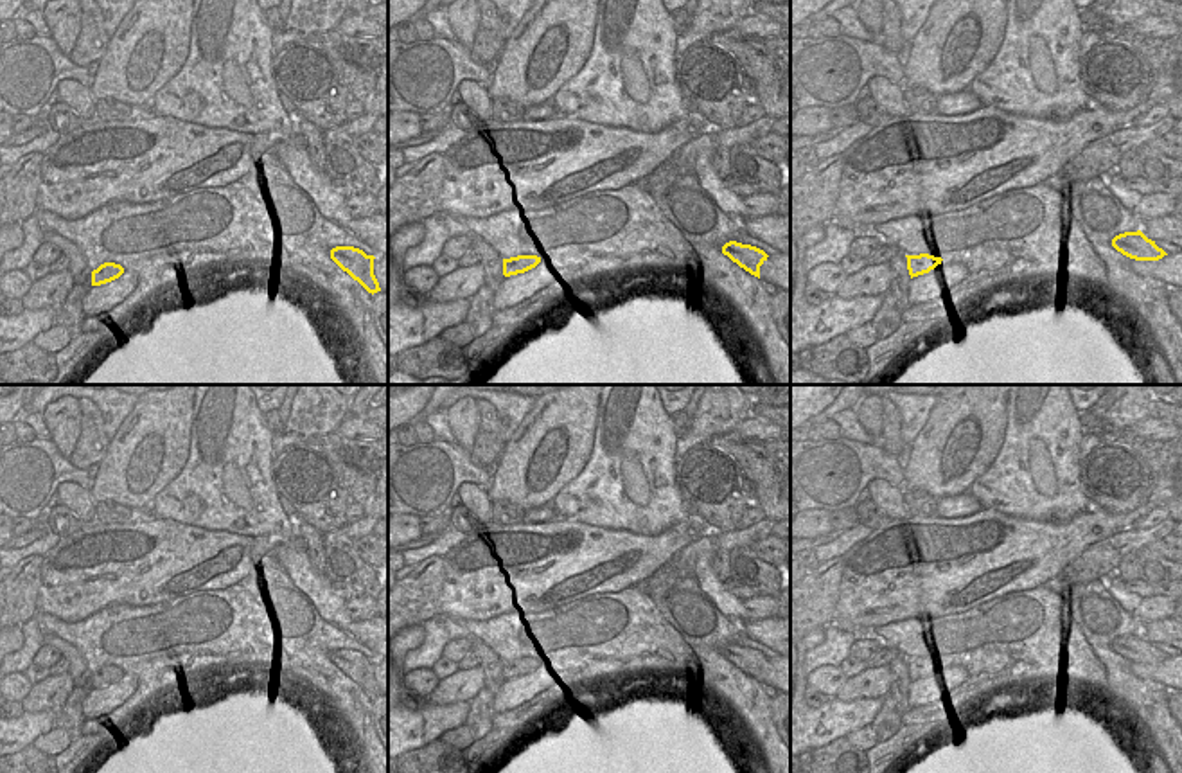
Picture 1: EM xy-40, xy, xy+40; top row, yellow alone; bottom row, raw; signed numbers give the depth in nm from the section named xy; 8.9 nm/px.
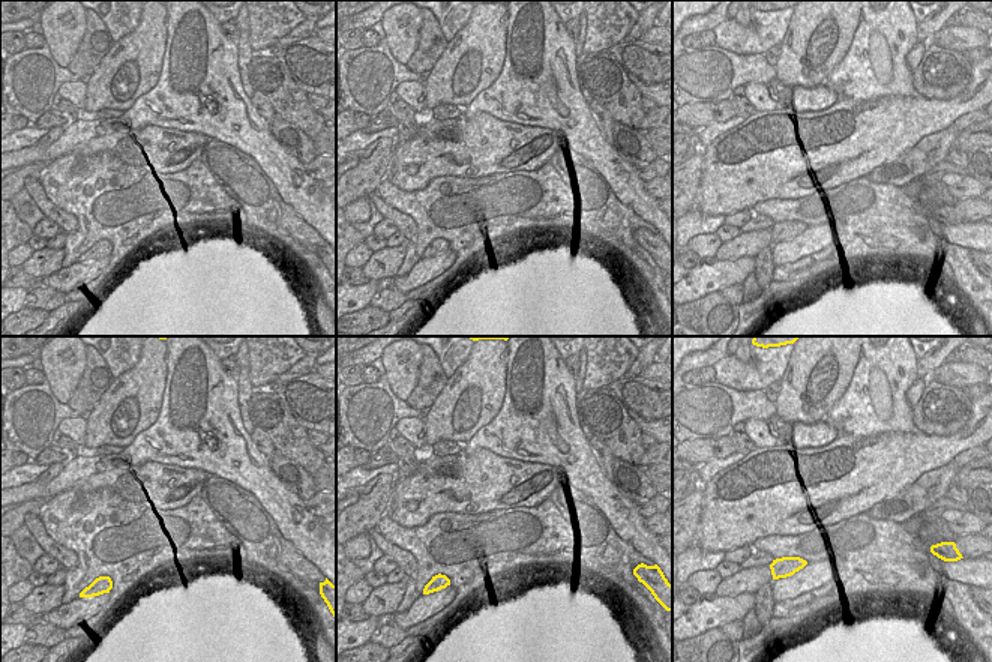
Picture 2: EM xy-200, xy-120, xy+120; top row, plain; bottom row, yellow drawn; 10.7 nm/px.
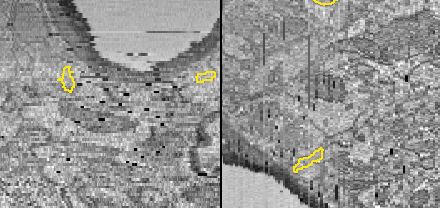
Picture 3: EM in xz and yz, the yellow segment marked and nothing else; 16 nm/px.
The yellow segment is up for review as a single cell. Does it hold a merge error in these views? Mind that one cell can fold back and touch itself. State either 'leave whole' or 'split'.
leave whole

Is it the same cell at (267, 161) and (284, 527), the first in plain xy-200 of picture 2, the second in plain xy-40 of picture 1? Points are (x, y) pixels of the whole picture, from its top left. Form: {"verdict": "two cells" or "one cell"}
{"verdict": "one cell"}

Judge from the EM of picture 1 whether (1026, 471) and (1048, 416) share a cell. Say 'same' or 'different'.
same

